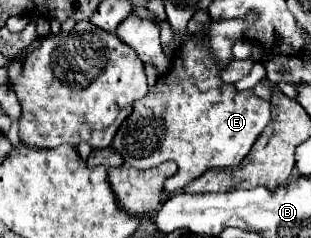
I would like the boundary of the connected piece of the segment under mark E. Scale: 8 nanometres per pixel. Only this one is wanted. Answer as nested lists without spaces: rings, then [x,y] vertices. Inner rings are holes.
[[[213,23],[207,31],[209,35],[209,45],[203,47],[203,33],[199,31],[199,39],[195,43],[187,43],[183,51],[175,53],[171,71],[163,77],[159,77],[159,83],[149,91],[147,97],[139,99],[139,103],[133,105],[133,113],[129,115],[127,121],[123,121],[123,127],[119,127],[111,147],[125,159],[127,165],[135,169],[145,169],[145,167],[157,167],[163,161],[175,161],[179,165],[179,171],[167,179],[165,191],[167,193],[177,193],[183,189],[187,183],[193,179],[201,177],[209,169],[231,169],[237,167],[245,155],[249,153],[251,145],[259,137],[259,133],[267,127],[271,121],[271,111],[269,103],[255,97],[251,91],[239,93],[233,85],[227,85],[219,79],[219,73],[223,69],[223,63],[217,61],[233,61],[231,47],[235,39],[243,37],[243,23]]]

